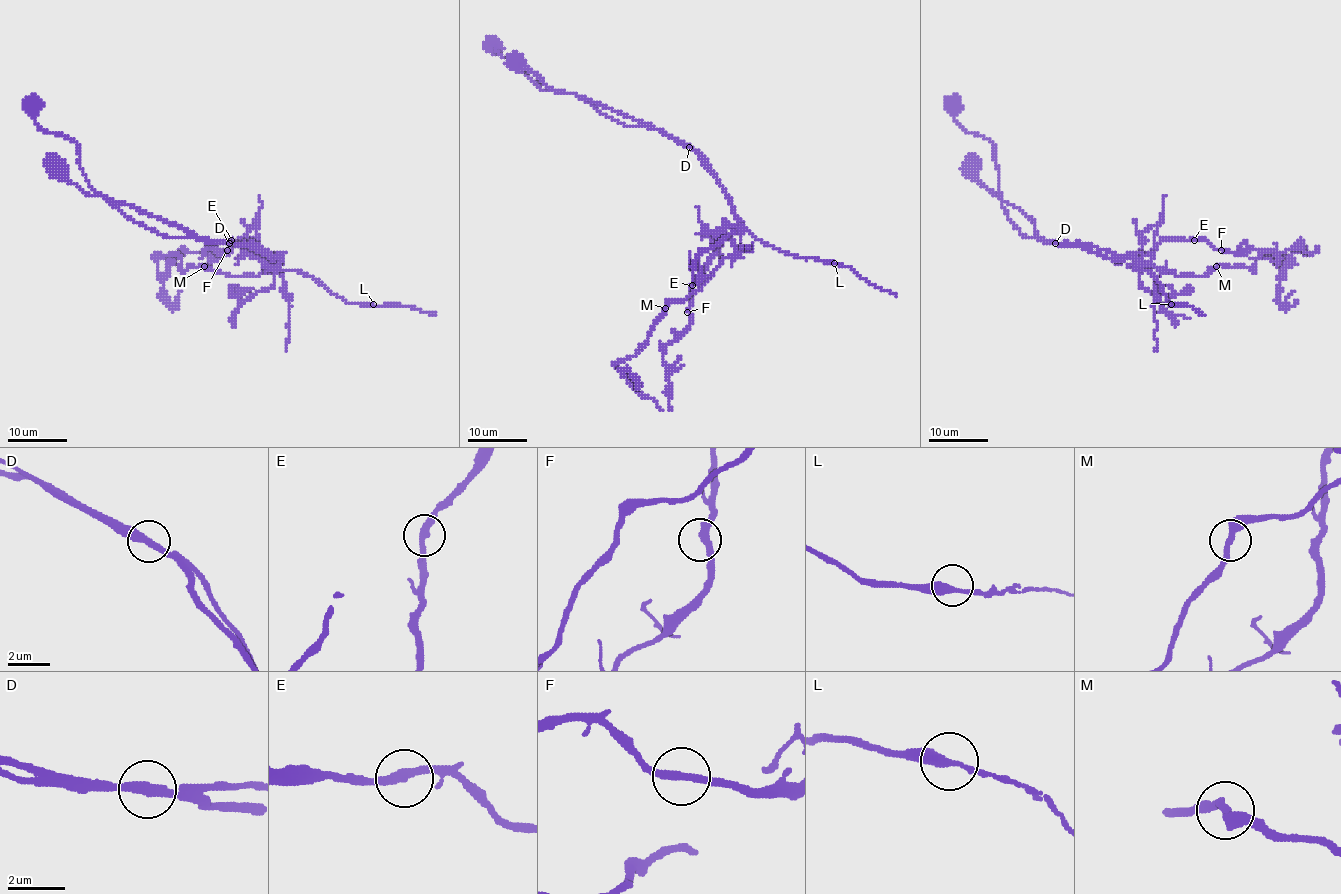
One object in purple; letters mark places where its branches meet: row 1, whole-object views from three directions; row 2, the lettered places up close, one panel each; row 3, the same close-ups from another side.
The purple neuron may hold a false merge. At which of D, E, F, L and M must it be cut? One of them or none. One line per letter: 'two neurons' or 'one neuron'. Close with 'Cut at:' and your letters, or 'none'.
D: two neurons
E: one neuron
F: one neuron
L: one neuron
M: one neuron
Cut at: D

